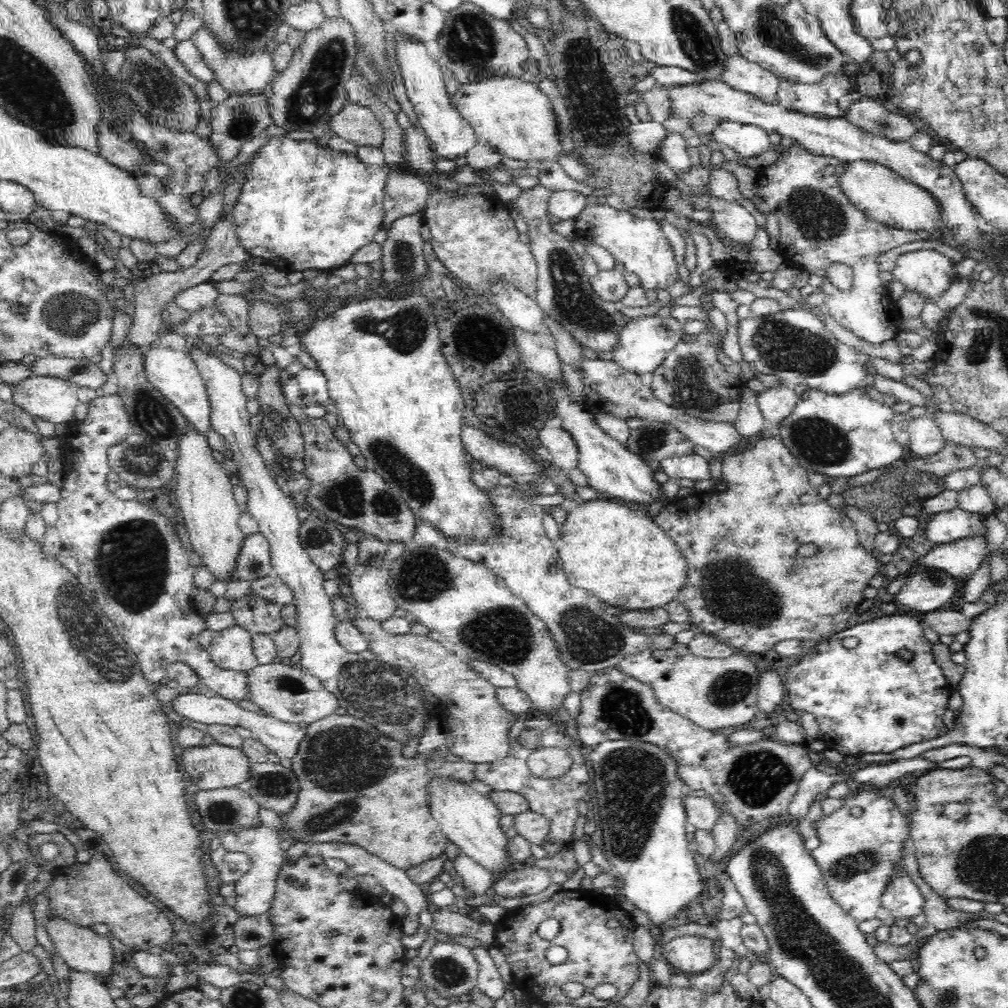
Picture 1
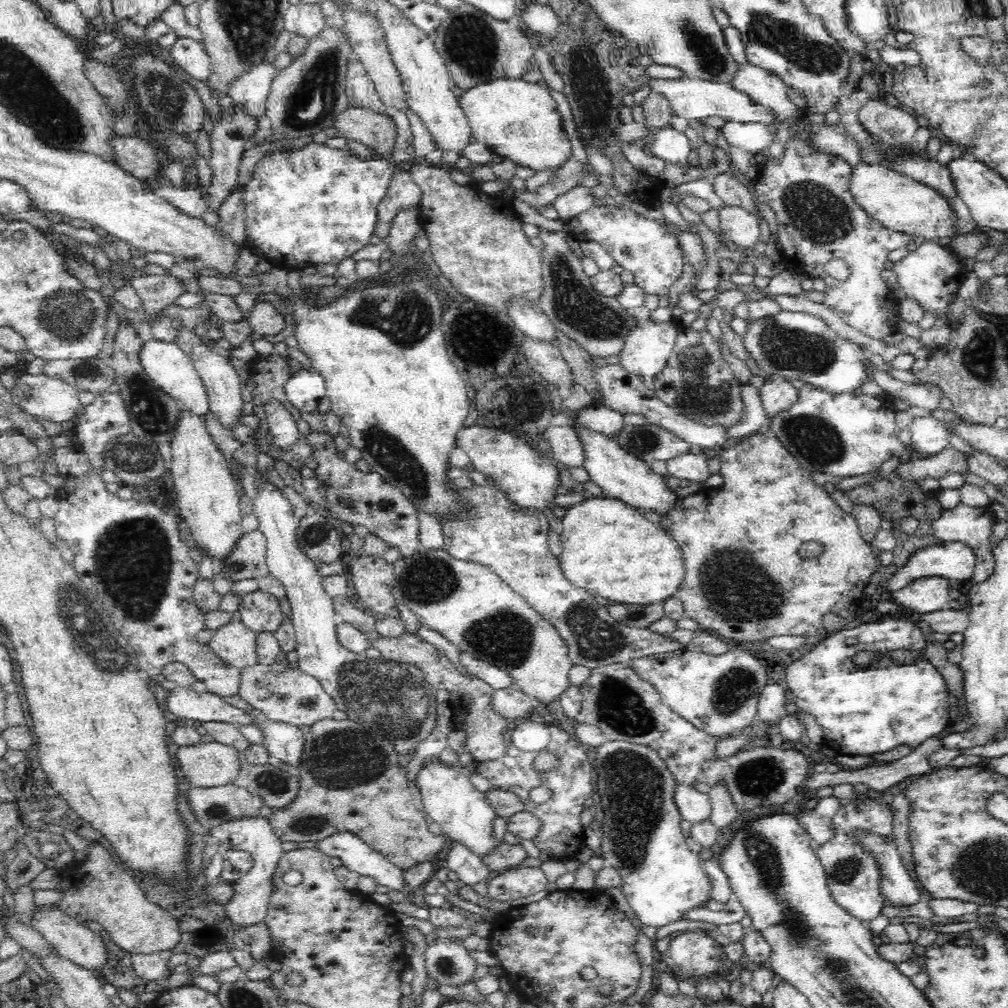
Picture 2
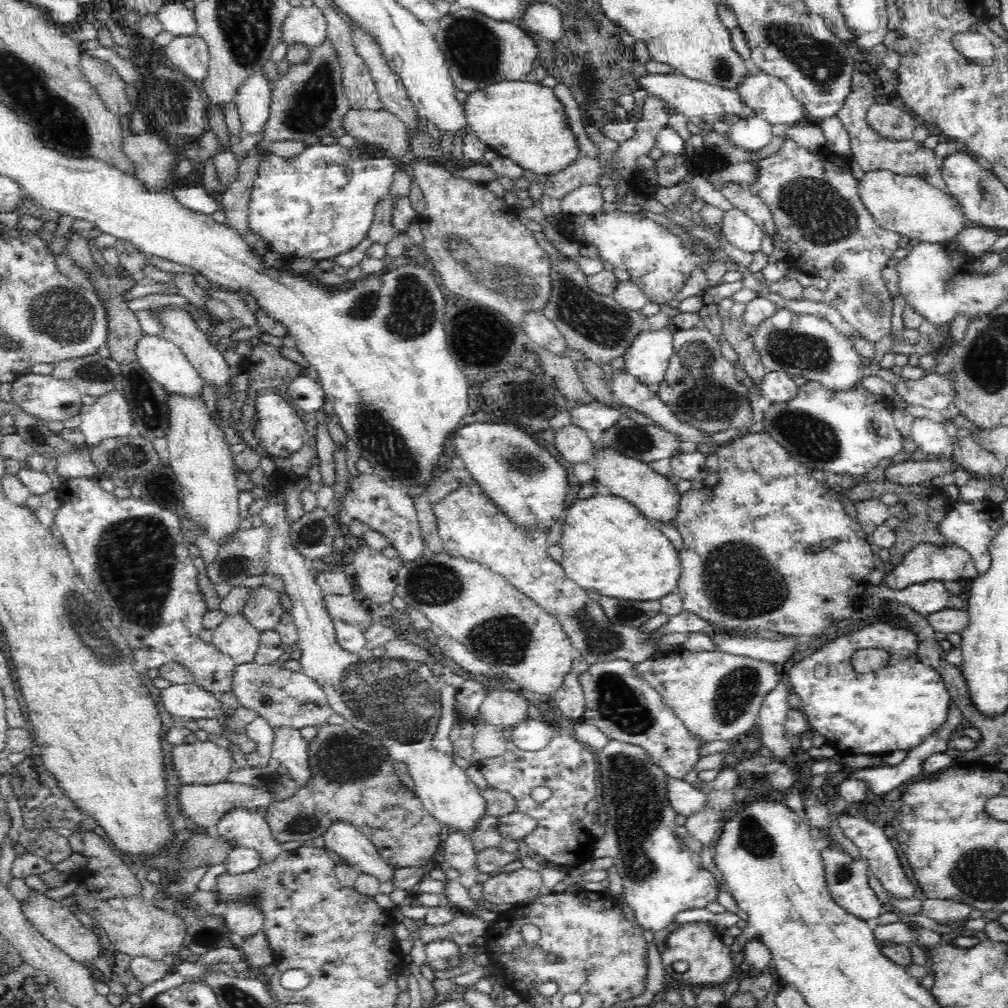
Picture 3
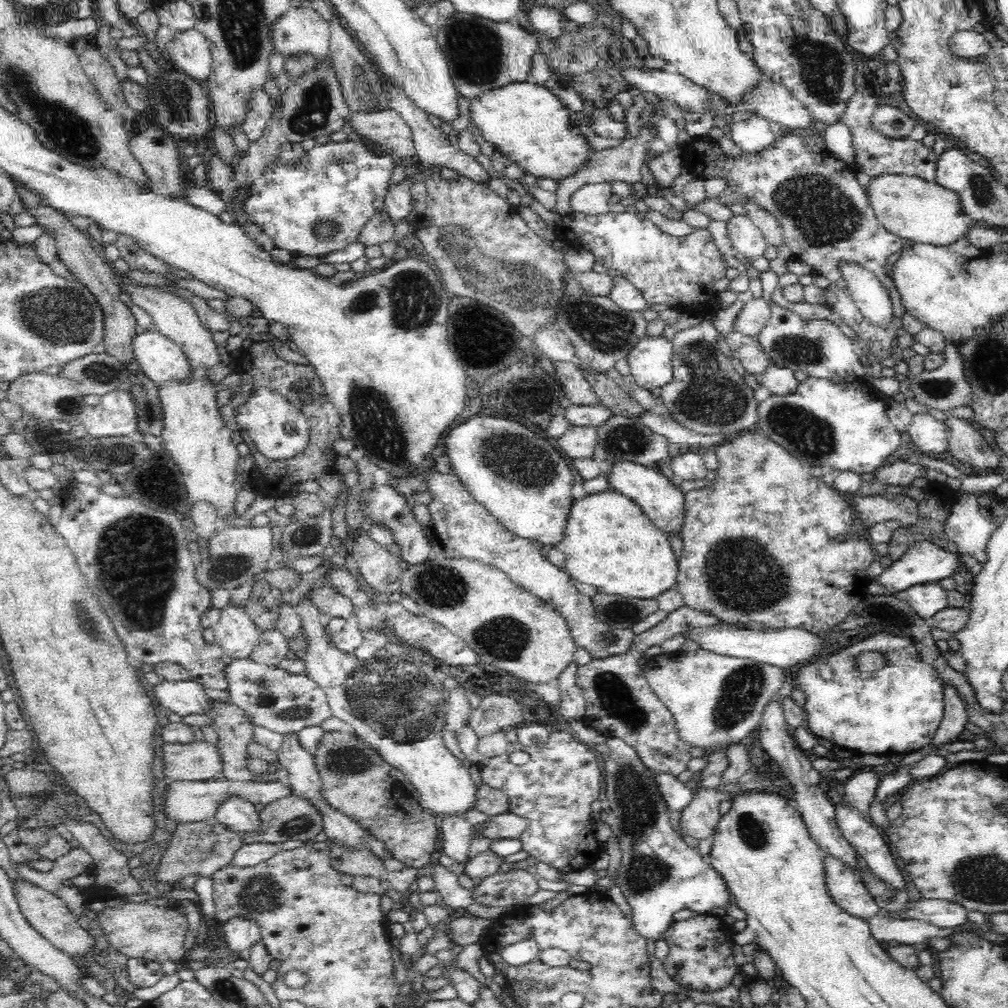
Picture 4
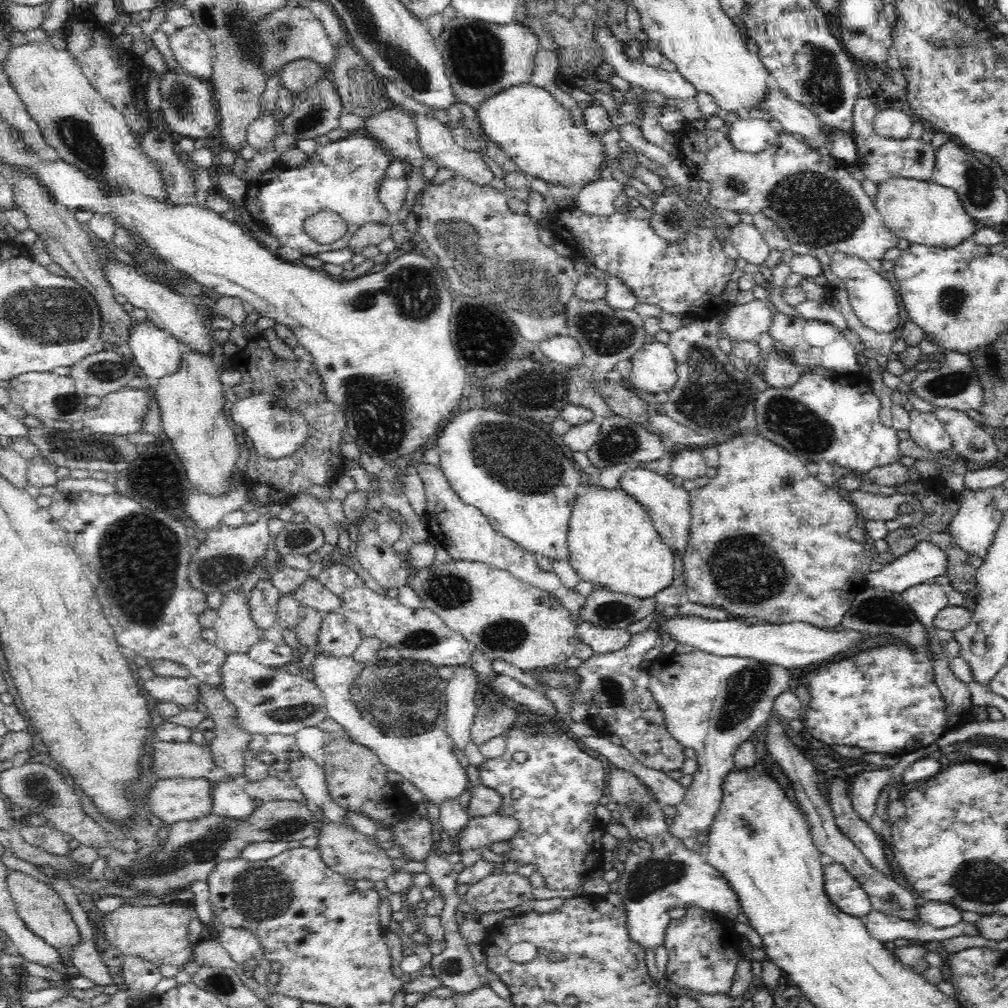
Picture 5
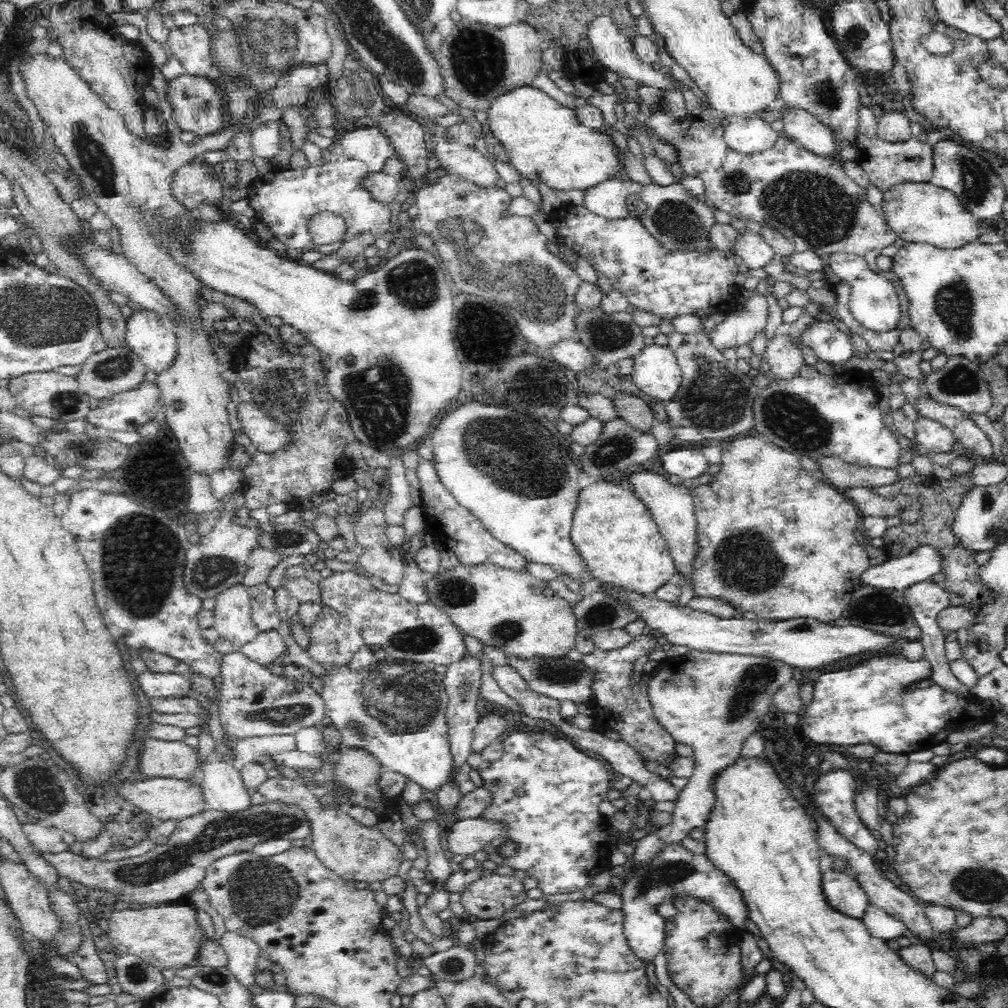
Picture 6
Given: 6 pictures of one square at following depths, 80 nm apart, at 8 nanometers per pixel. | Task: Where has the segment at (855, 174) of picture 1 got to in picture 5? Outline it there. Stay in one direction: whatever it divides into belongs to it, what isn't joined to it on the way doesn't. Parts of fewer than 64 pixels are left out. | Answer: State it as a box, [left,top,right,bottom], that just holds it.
[874,177,979,247]

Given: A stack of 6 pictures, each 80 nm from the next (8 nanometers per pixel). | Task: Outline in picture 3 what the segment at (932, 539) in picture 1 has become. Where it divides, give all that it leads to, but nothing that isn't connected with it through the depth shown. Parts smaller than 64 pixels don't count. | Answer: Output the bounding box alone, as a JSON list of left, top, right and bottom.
[938,499,1006,577]

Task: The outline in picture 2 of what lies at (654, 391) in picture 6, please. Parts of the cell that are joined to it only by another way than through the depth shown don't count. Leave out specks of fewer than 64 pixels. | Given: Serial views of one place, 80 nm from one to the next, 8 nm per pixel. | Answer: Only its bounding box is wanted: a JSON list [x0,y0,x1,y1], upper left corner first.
[618,319,684,378]

